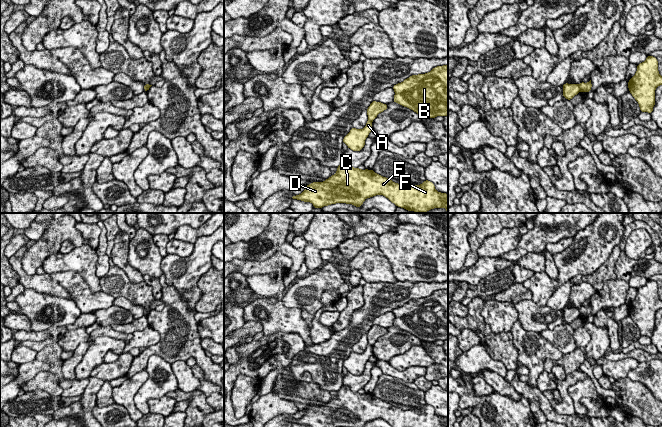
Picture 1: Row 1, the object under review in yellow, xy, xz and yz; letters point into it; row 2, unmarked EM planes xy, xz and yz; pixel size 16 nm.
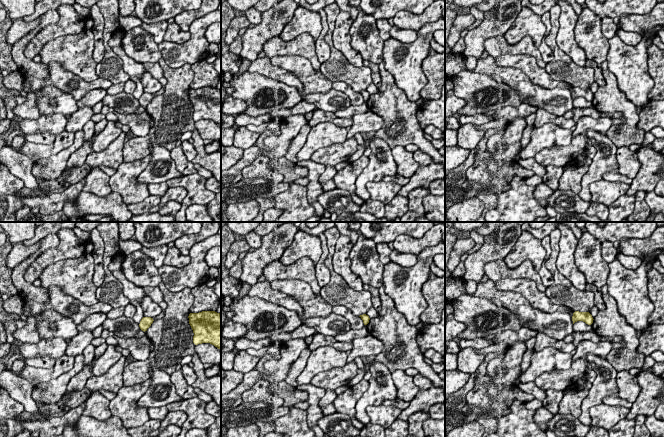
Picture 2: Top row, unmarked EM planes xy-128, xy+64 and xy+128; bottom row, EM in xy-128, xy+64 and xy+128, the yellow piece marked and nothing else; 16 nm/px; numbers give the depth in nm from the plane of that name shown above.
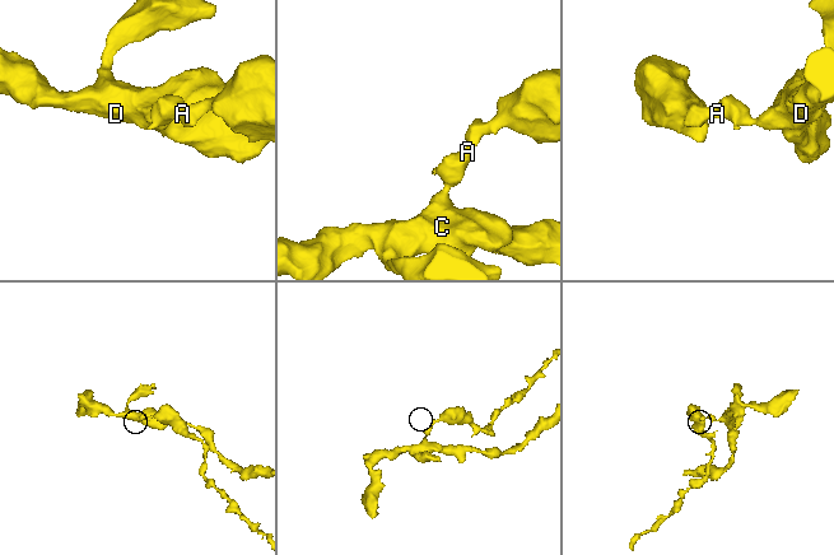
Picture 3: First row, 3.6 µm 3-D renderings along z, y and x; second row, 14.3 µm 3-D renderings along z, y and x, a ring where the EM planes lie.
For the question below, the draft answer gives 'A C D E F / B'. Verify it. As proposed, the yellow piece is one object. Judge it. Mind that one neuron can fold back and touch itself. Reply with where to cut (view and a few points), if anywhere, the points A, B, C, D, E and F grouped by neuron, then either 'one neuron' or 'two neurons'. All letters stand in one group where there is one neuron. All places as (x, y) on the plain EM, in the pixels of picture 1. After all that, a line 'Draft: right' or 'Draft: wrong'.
yz (578, 308), (580, 314) | A C D E F / B | two neurons
Draft: right

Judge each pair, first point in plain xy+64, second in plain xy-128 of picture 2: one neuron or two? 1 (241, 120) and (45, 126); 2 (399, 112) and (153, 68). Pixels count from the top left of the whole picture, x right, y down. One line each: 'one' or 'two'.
1: one
2: two

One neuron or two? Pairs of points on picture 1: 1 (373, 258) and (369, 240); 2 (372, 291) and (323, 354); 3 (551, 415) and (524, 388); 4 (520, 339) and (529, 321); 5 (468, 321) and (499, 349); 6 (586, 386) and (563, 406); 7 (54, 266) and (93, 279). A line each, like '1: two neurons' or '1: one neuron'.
1: two neurons
2: one neuron
3: one neuron
4: two neurons
5: one neuron
6: two neurons
7: one neuron

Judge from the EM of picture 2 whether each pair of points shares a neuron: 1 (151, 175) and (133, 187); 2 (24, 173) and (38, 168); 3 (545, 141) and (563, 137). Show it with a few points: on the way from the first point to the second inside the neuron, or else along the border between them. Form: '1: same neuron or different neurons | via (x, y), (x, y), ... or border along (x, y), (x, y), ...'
1: different neurons | border along (150, 161), (138, 176), (138, 182)
2: different neurons | border along (33, 162), (31, 172), (35, 176)
3: same neuron | via (549, 137), (559, 137)

